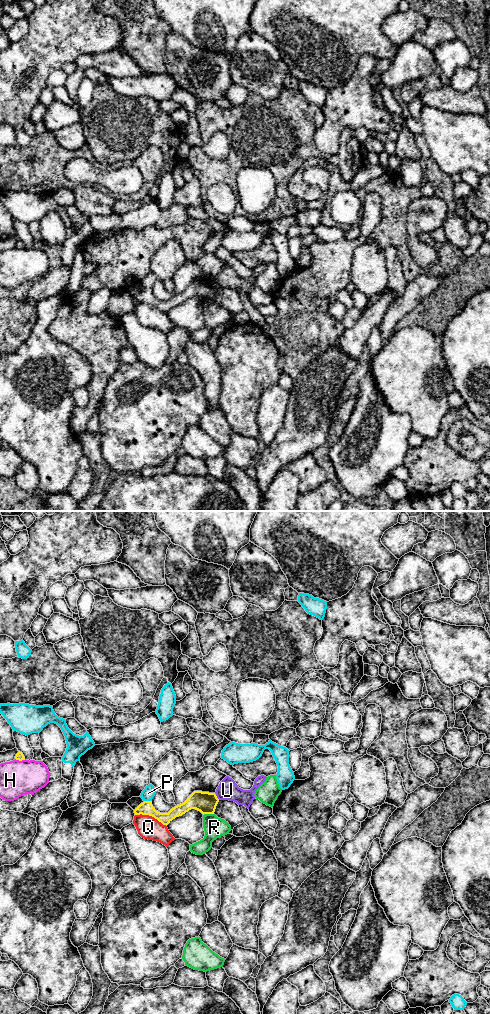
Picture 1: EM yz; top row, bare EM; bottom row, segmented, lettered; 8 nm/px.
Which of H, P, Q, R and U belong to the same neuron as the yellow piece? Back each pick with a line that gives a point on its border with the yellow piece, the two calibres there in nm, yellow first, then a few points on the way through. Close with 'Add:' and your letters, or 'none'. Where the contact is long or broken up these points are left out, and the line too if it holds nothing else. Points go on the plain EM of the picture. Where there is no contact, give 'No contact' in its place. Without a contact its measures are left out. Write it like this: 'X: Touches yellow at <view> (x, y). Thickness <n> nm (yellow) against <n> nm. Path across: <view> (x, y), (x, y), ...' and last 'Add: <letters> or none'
Add: none

